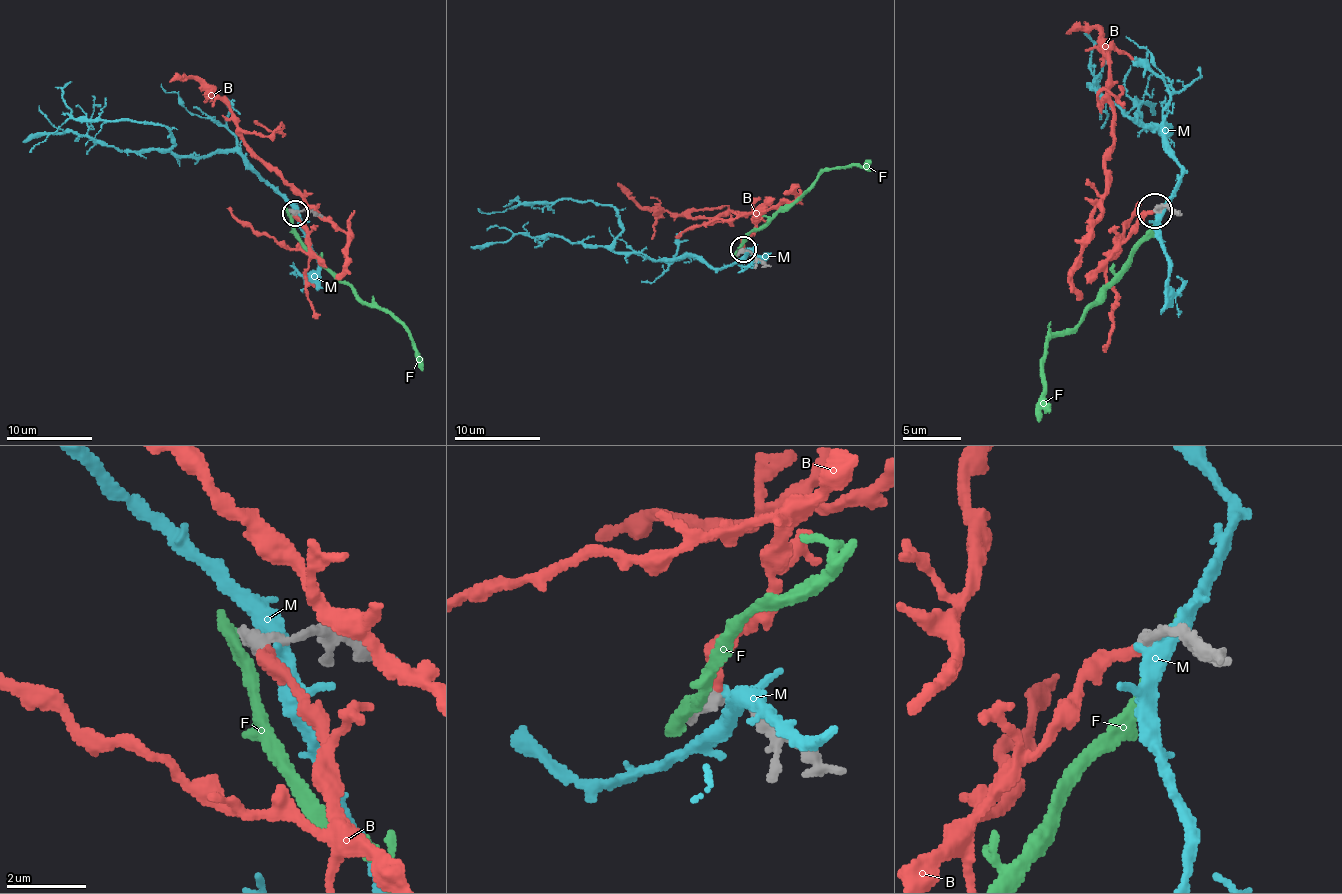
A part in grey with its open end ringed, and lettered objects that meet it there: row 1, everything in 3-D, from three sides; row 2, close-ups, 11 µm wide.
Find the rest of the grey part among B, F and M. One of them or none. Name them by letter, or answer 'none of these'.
B

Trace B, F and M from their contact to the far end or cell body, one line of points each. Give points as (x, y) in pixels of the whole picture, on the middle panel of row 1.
B: (741, 248), (769, 209), (694, 218), (642, 207), (618, 183)
F: (737, 252), (741, 242), (752, 231), (763, 229), (826, 170), (862, 166), (871, 162)
M: (746, 250), (722, 267), (685, 257), (616, 252), (618, 213), (571, 198), (491, 213), (478, 209)

